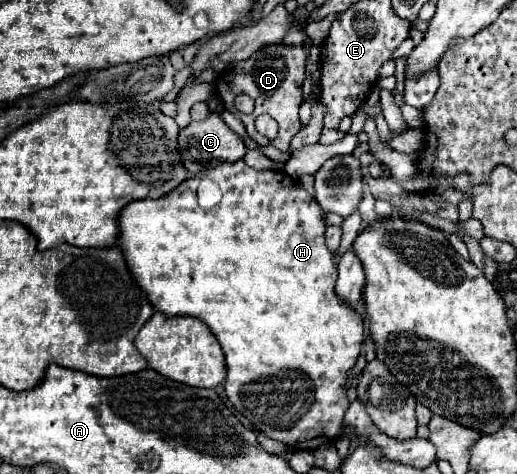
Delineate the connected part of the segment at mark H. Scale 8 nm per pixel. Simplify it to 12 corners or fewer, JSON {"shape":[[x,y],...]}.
{"shape":[[245,161],[129,203],[155,311],[209,325],[225,393],[333,443],[363,317],[319,203]]}

